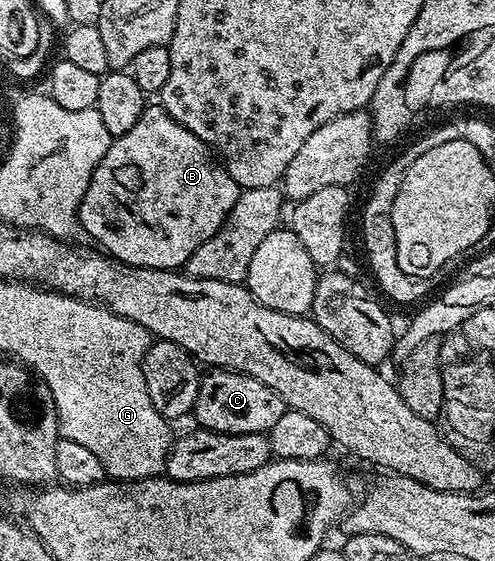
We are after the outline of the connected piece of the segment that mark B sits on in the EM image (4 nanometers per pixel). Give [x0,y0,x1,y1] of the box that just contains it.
[78,103,241,271]

